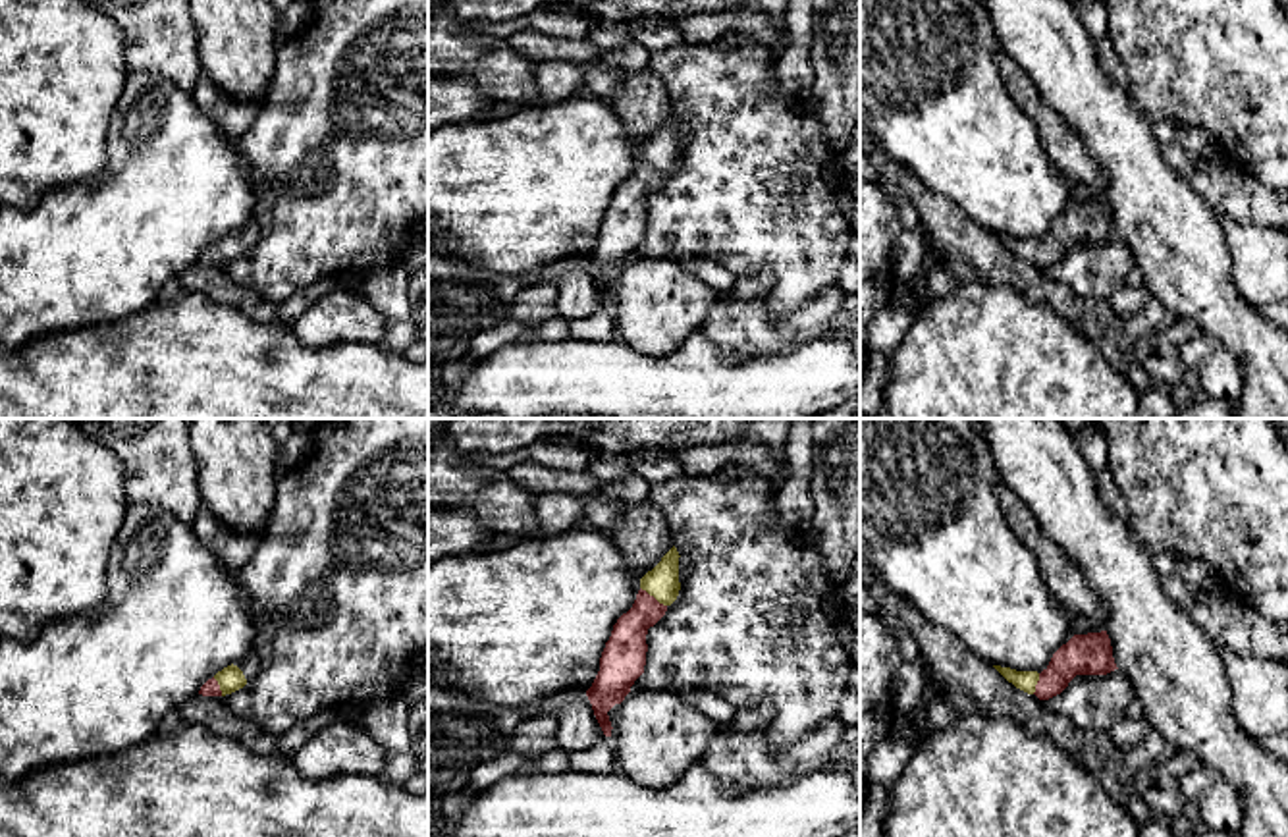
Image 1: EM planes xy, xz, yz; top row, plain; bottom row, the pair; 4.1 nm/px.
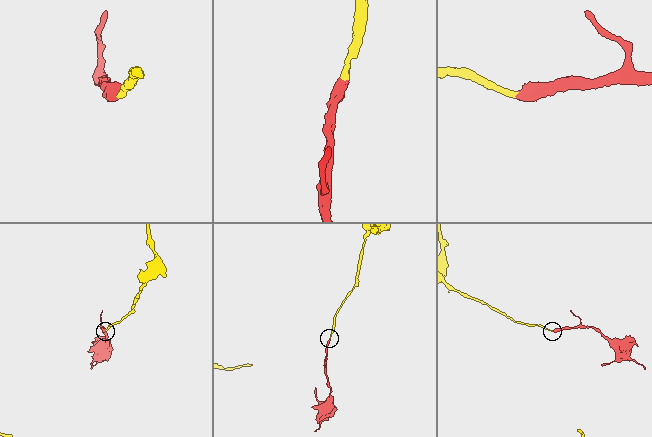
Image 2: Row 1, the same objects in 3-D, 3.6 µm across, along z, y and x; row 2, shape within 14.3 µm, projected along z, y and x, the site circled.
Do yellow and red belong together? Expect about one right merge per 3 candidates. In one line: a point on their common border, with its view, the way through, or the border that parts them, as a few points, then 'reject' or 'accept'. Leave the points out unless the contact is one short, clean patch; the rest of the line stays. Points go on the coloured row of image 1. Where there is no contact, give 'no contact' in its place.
contact xz (654, 596); way xz (662, 583), (654, 596), (631, 627), (625, 648); accept

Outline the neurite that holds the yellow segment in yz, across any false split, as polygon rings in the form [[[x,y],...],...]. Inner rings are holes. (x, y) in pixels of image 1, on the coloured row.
[[[1107,631],[1074,634],[1053,654],[1041,673],[993,667],[1016,688],[1035,694],[1039,700],[1060,694],[1076,675],[1107,675],[1118,669]]]

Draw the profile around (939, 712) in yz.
[[[945,694],[933,696],[918,717],[926,717],[933,729],[947,729],[954,723],[956,712]]]

